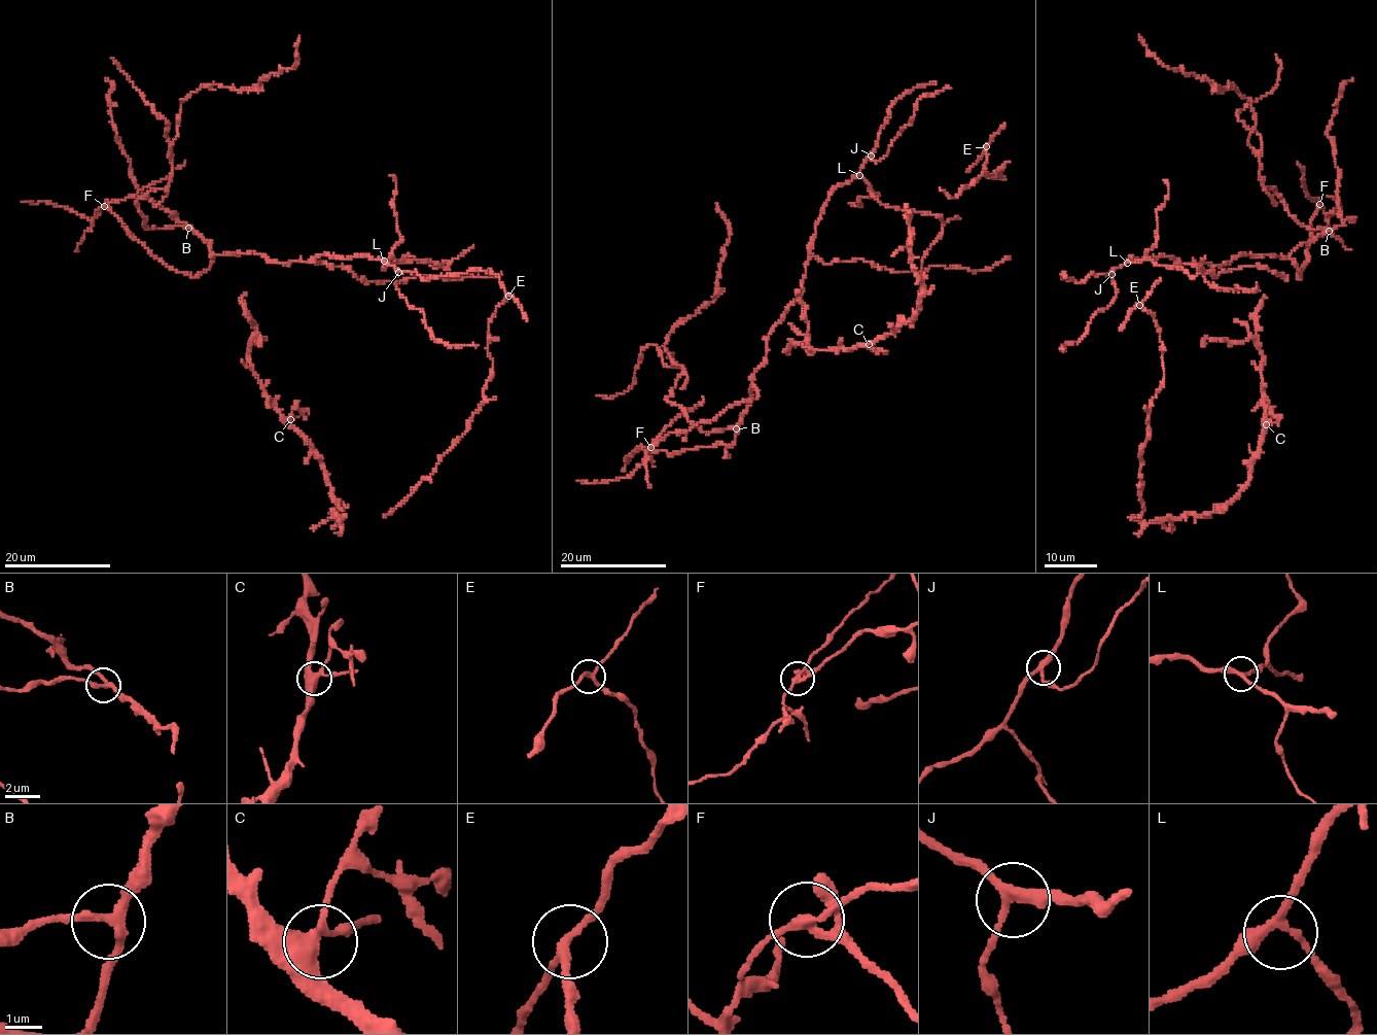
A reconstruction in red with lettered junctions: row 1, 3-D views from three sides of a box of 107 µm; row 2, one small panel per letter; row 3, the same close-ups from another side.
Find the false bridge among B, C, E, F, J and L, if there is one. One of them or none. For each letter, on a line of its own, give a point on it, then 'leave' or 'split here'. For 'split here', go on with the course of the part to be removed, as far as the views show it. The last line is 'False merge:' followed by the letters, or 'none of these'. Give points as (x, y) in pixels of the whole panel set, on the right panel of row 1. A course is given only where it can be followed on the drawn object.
B: at (1329, 231); leave
C: at (1266, 424); leave
E: at (1139, 305); leave
F: at (1319, 204); split here; foreign part runs (1320, 204), (1328, 217), (1336, 213), (1340, 206), (1337, 198), (1327, 196)
J: at (1111, 274); leave
L: at (1127, 263); leave
False merge: F

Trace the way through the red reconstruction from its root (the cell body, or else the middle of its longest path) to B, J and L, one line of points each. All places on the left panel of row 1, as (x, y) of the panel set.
B: (298, 261), (269, 262), (253, 251), (214, 255), (209, 241), (188, 228)
J: (298, 261), (311, 262), (322, 254), (347, 259), (369, 256), (398, 272)
L: (298, 261), (311, 262), (322, 254), (339, 259), (368, 255), (384, 261)

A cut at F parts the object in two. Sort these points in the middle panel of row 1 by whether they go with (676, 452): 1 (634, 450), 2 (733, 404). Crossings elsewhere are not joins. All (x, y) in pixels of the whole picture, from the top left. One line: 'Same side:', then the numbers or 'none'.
Same side: 1, 2

